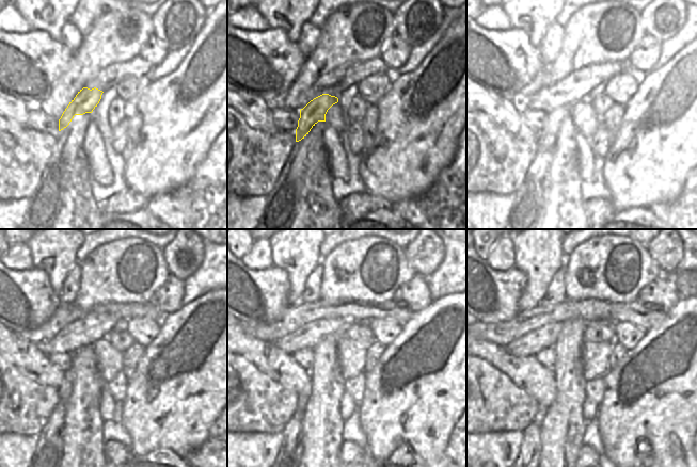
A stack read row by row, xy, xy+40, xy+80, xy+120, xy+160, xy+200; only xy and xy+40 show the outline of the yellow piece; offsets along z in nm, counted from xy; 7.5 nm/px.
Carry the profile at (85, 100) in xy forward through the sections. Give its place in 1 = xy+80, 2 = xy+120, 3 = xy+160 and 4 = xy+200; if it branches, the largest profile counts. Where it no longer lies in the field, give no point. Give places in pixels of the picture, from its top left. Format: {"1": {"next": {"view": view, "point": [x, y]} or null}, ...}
{"1": {"next": {"view": "xy+80", "point": [547, 137]}}, "2": {"next": {"view": "xy+120", "point": [65, 390]}}, "3": {"next": {"view": "xy+160", "point": [301, 399]}}, "4": {"next": {"view": "xy+200", "point": [540, 414]}}}

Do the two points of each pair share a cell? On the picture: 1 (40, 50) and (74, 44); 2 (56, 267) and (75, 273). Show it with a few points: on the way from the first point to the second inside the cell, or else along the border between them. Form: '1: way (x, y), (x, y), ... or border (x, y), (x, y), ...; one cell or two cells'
1: border (60, 41), (73, 51); two cells
2: border (76, 262), (69, 270), (60, 294); two cells

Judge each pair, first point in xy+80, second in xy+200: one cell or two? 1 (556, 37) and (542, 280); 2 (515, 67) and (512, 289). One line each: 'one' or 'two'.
1: two
2: one

